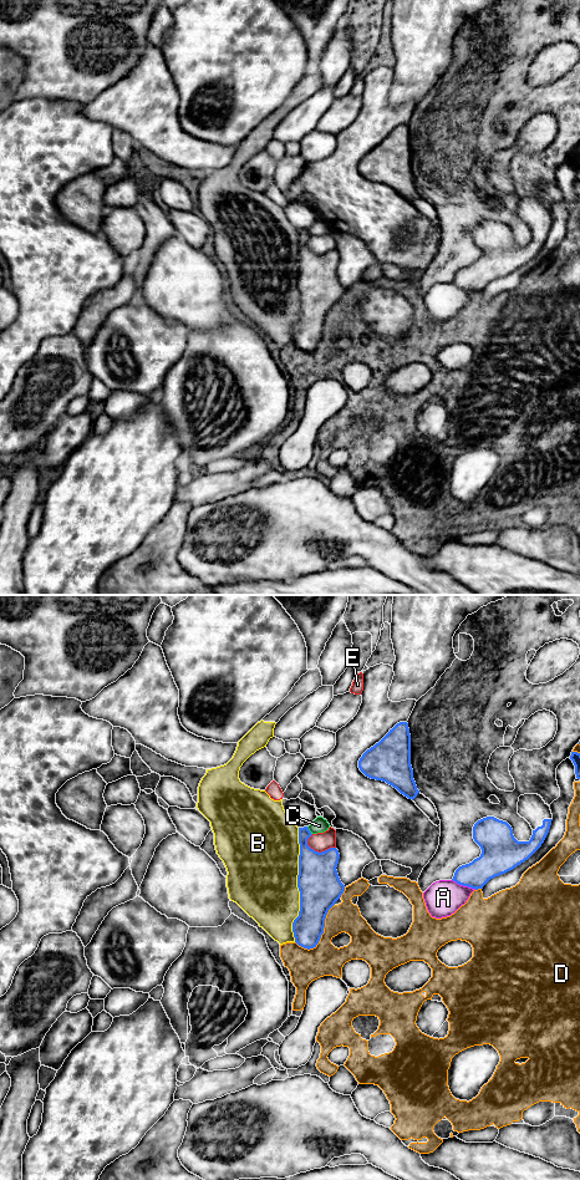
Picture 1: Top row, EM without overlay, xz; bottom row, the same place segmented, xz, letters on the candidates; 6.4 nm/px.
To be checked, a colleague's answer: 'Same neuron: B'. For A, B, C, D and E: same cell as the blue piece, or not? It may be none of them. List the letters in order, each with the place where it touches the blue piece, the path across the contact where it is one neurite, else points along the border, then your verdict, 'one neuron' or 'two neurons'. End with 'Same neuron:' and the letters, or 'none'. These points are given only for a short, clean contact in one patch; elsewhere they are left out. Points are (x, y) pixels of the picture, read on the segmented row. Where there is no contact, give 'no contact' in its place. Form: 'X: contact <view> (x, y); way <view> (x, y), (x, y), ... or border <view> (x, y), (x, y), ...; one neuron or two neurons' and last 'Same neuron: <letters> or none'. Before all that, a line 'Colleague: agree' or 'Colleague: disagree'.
Colleague: agree
A: contact xz (464, 885); two neurons
B: contact xz (298, 885); one neuron
C: contact xz (309, 830); two neurons
D: contact xz (322, 932); two neurons
E: contact xz (318, 852); two neurons
Same neuron: B

